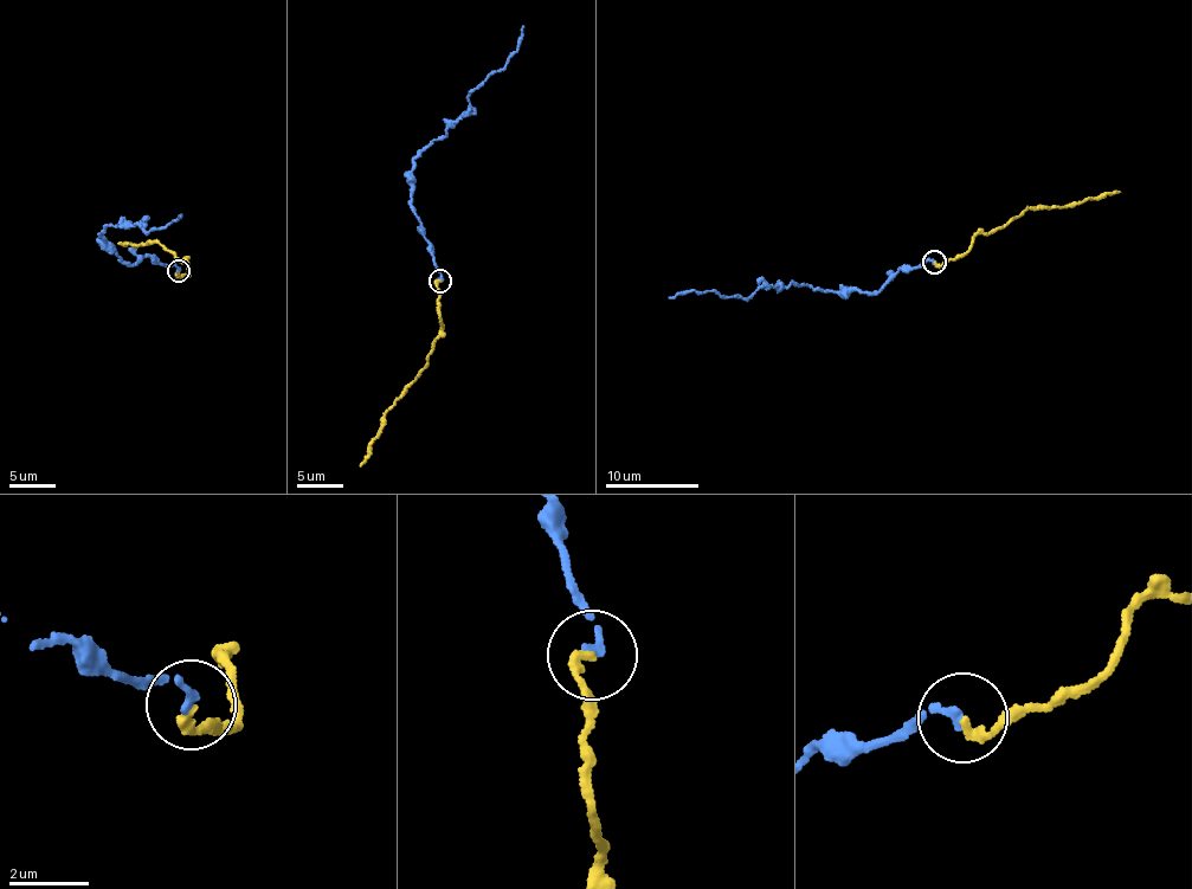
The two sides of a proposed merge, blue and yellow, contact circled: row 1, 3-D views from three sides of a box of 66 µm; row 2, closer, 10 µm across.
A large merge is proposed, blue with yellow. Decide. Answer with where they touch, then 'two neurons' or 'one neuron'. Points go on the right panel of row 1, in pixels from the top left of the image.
(934, 262) | one neuron

